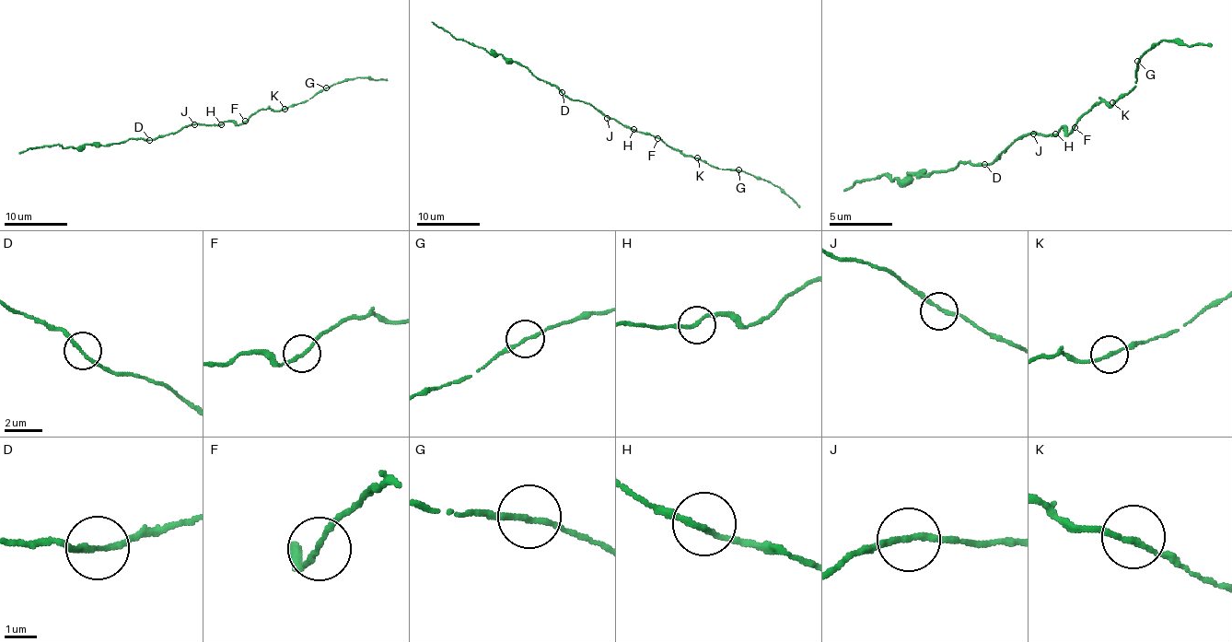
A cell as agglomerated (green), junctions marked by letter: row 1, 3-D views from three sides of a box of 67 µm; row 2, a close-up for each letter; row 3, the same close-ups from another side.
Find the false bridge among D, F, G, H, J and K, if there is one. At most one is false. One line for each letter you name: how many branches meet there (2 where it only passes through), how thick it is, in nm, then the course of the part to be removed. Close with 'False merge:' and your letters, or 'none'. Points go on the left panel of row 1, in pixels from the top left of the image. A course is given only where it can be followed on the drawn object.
D: 2 | 170 nm | (150, 140), (128, 138), (118, 143), (74, 148), (44, 145), (18, 153)
False merge: D

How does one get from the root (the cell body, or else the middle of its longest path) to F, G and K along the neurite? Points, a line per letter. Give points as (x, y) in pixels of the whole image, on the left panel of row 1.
F: (203, 124), (221, 124), (225, 121), (240, 124), (245, 121)
G: (203, 124), (221, 124), (225, 121), (240, 124), (260, 110), (284, 110), (308, 100), (326, 87)
K: (203, 124), (221, 124), (225, 121), (240, 124), (260, 110), (284, 109)

